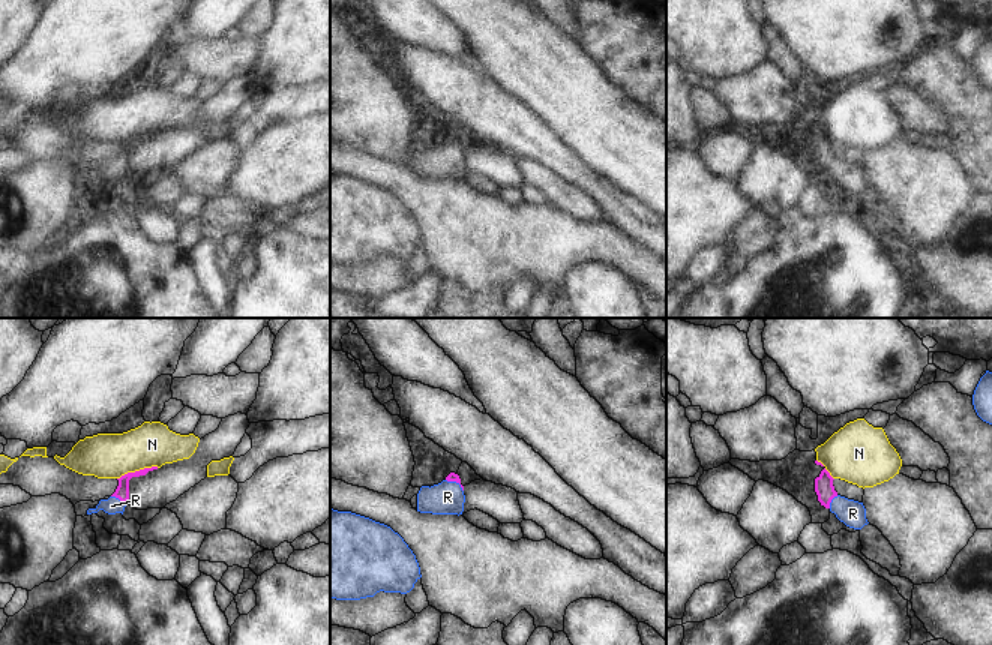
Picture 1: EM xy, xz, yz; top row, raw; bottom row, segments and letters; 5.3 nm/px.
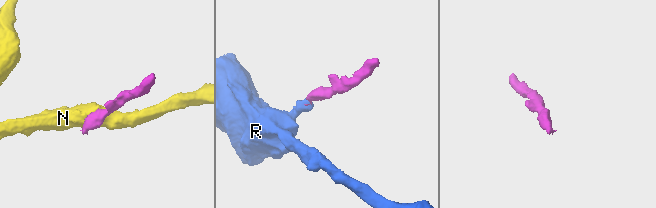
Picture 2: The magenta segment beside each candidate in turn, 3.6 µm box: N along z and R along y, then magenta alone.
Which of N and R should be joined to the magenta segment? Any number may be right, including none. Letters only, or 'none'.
R

